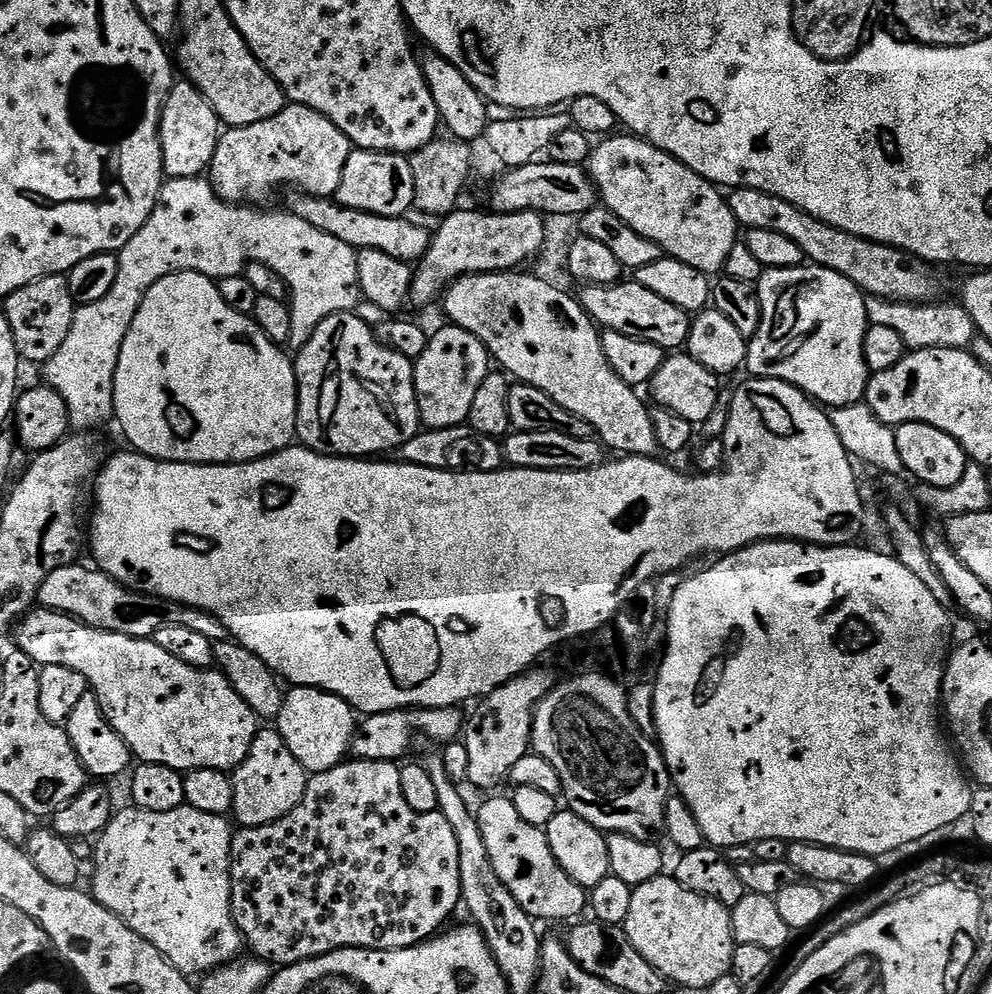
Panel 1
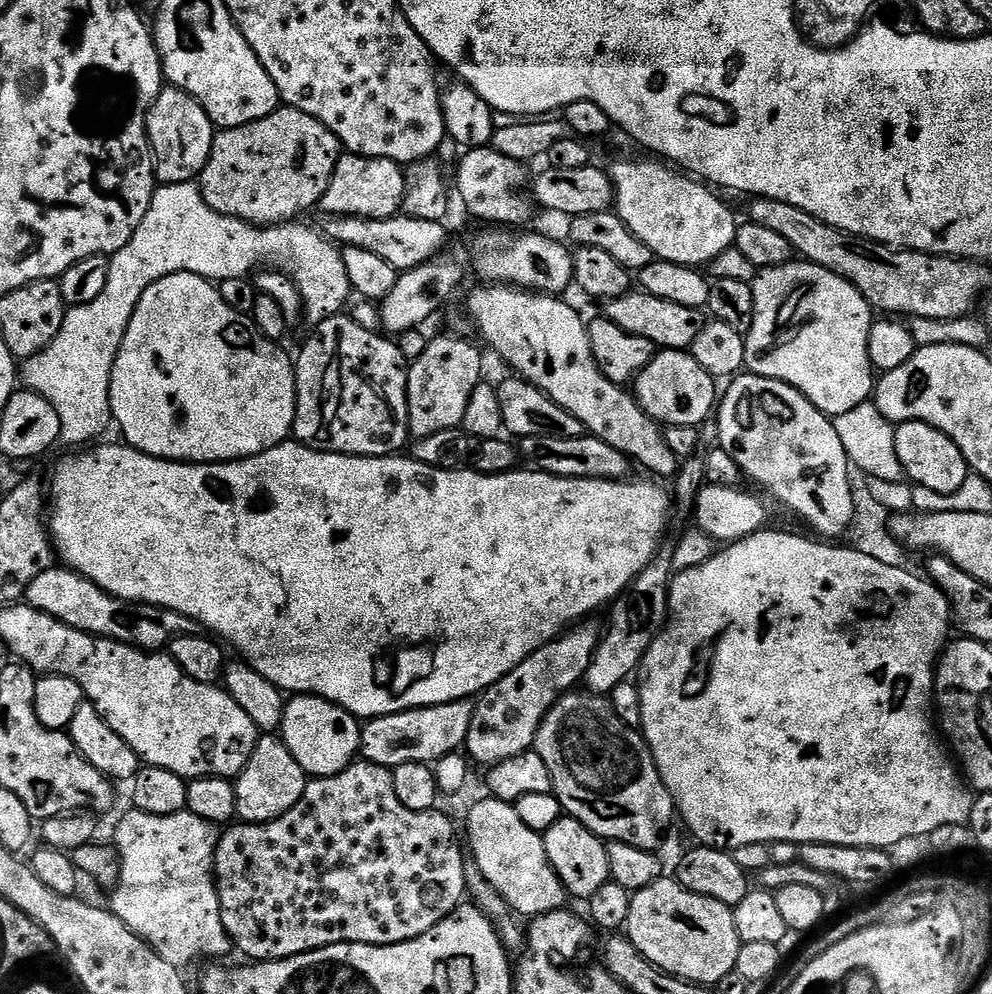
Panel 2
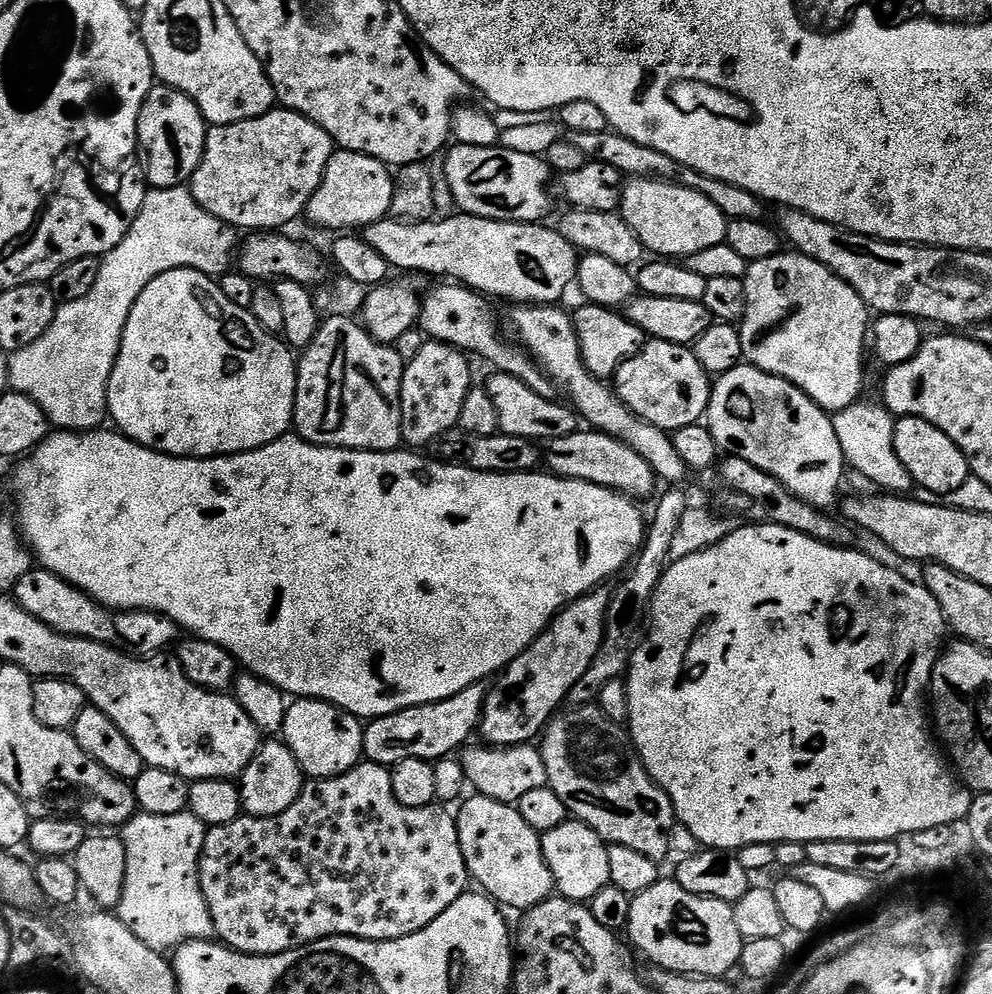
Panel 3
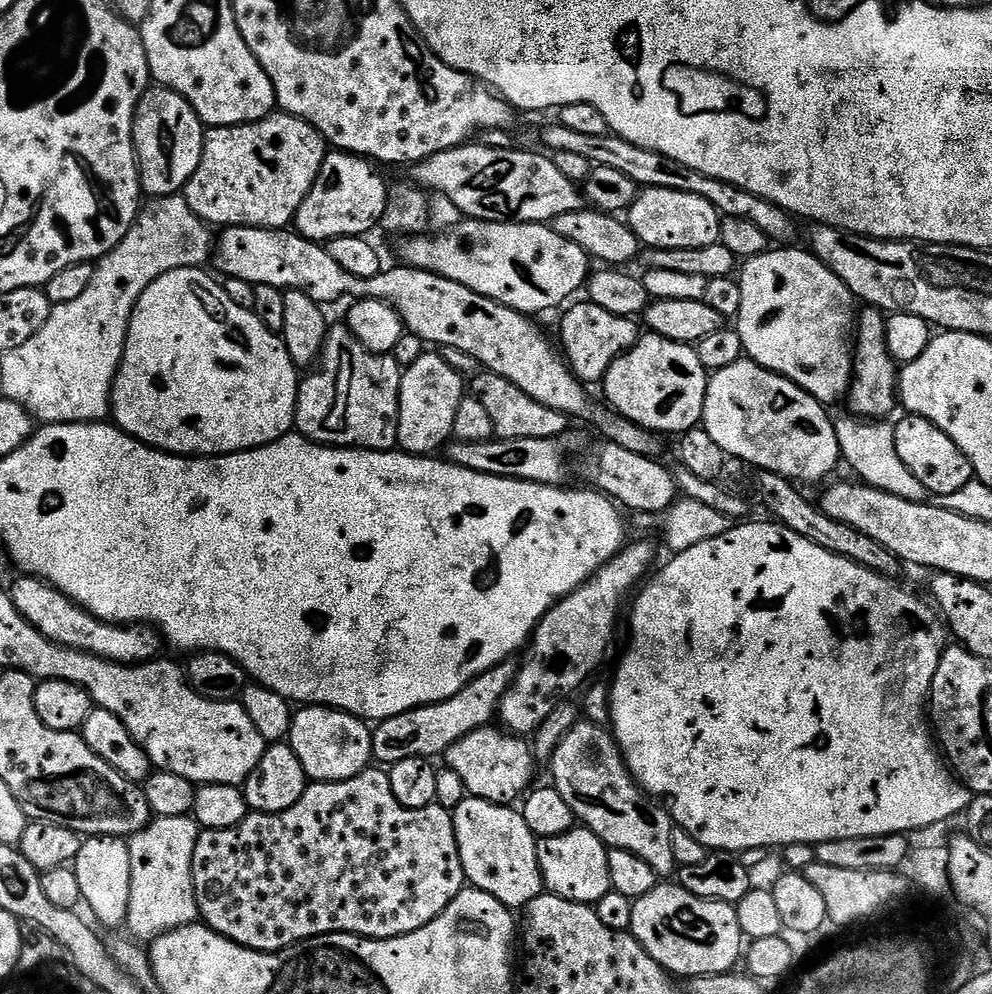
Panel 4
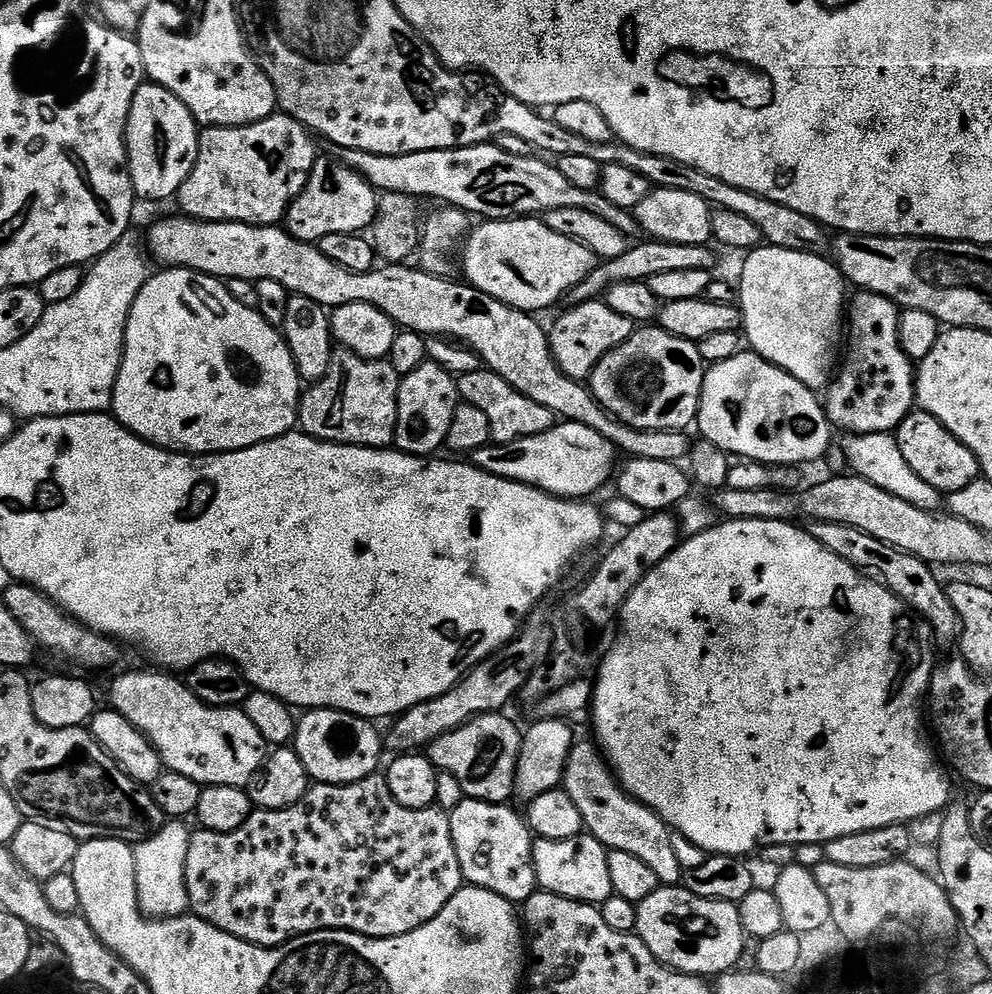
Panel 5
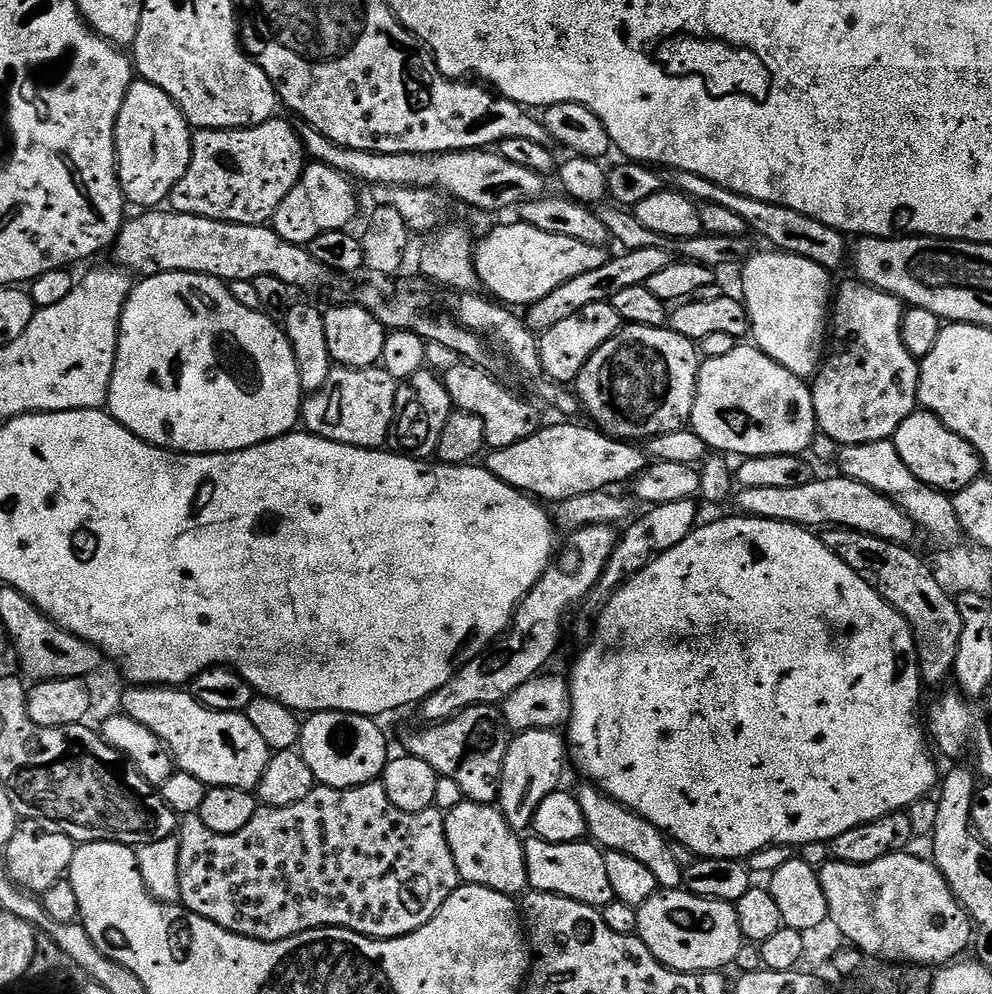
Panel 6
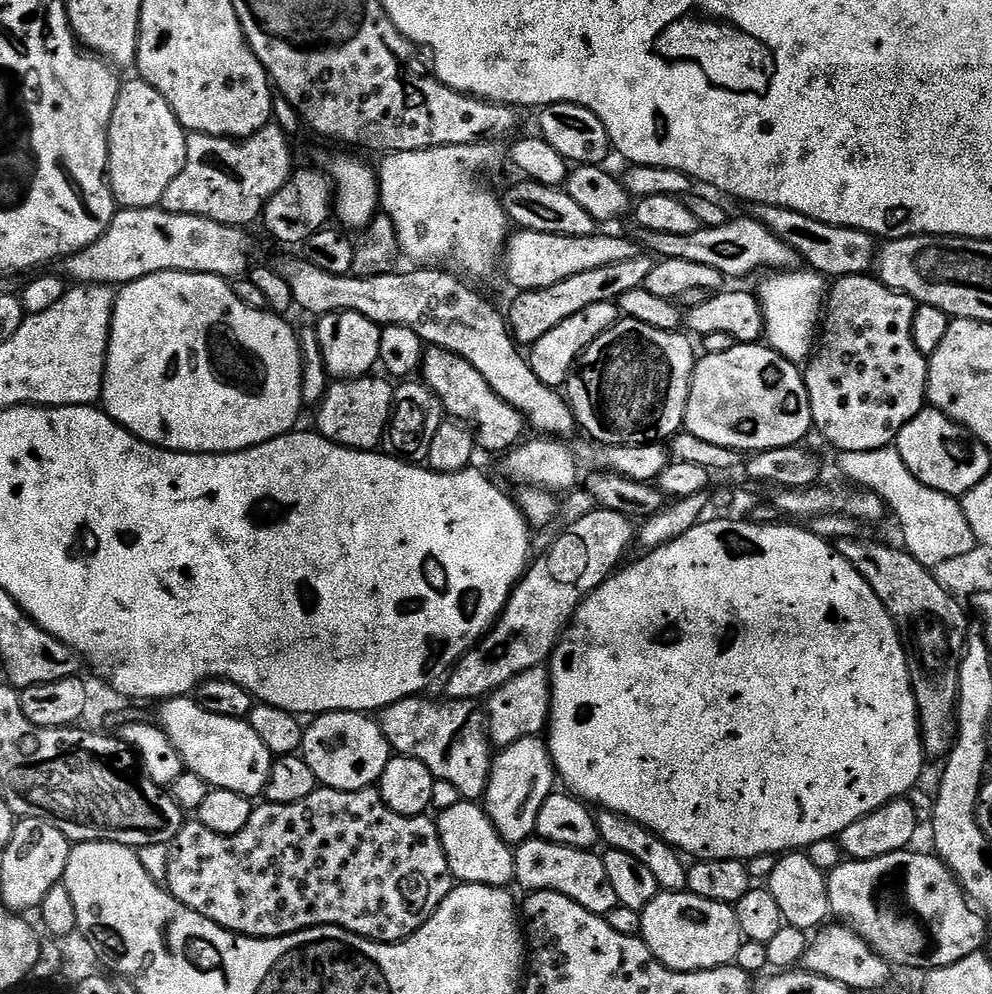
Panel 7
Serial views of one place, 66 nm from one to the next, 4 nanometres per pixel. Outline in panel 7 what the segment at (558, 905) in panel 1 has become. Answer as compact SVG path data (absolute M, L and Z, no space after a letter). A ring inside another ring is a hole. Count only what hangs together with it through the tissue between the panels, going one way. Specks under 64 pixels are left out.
M461 802L435 817L446 862L450 862L453 877L461 884L485 884L491 888L508 888L516 879L513 845L498 834L494 822L476 802Z

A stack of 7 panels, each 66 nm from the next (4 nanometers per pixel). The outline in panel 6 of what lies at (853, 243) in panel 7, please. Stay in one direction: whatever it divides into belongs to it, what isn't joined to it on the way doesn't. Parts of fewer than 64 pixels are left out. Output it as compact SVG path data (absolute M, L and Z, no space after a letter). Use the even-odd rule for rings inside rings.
M672 170L667 173L666 180L675 191L683 192L685 196L690 196L697 202L727 206L728 209L734 210L734 214L739 214L748 223L748 227L753 233L756 231L762 239L769 240L772 243L769 245L773 249L813 260L818 266L829 270L842 267L849 259L850 244L849 241L844 241L847 240L845 233L834 230L814 218L806 218L806 214L798 214L798 210L790 210L786 206L746 198L742 194L718 186L698 174Z

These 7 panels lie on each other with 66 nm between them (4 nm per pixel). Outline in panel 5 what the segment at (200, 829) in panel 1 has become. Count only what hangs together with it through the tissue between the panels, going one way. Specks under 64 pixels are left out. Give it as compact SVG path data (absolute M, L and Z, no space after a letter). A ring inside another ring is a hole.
M168 822L157 832L139 841L133 847L134 878L141 912L149 918L165 920L182 916L189 911L186 890L186 850L190 850L192 832L184 822Z

